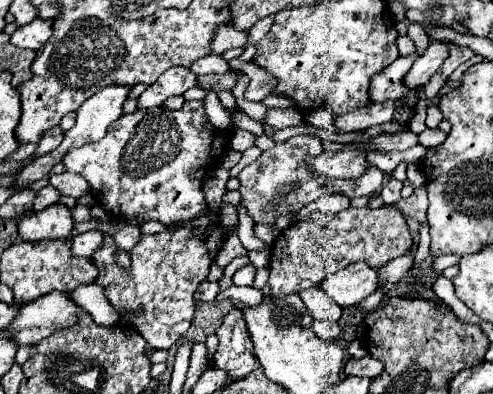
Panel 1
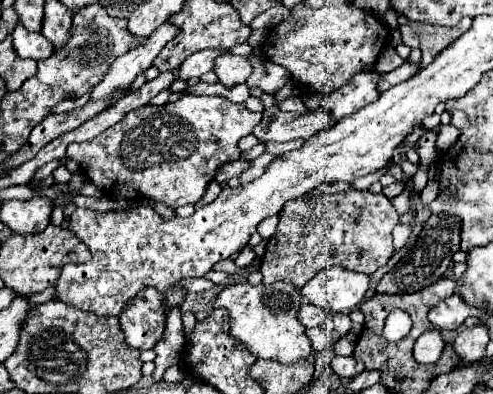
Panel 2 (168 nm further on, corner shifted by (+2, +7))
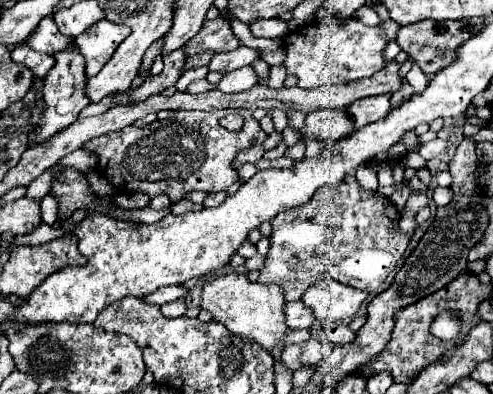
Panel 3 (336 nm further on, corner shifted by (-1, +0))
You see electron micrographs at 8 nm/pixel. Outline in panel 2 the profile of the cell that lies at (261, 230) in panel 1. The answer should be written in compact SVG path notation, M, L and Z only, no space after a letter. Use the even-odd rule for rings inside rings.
M274 215L274 217L266 217L266 219L258 225L258 233L260 233L260 237L262 237L264 241L268 241L268 239L274 235L276 225L278 225L278 215Z

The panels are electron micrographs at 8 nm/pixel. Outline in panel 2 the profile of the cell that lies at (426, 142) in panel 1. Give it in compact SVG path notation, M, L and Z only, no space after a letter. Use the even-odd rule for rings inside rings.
M440 125L440 133L438 133L436 147L440 151L446 151L458 139L458 135L460 135L460 131L456 127L452 127L452 125Z

